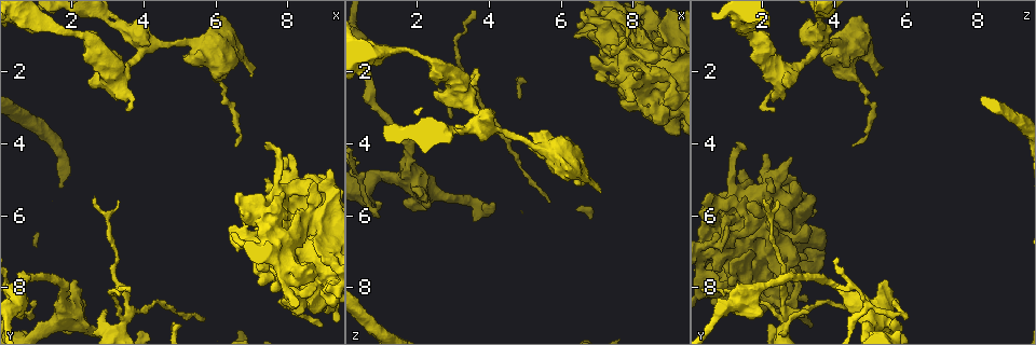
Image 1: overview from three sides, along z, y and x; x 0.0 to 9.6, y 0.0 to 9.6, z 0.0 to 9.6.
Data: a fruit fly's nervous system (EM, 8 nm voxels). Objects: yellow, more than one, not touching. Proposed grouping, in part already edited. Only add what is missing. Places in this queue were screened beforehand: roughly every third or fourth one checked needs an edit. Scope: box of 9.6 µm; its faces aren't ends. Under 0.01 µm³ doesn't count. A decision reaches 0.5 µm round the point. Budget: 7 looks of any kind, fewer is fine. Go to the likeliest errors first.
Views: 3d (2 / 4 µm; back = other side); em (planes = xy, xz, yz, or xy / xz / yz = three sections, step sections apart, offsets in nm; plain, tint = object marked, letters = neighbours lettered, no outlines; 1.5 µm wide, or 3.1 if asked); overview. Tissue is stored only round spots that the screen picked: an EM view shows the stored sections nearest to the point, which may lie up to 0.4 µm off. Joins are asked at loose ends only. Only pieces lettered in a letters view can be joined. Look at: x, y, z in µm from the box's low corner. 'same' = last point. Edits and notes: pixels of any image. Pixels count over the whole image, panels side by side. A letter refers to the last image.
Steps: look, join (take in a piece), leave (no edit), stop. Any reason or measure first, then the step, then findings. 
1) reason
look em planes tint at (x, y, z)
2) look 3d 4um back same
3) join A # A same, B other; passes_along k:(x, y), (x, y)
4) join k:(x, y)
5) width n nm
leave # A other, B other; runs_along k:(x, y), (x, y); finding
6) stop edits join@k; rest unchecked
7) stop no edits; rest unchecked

free end
look em xy step 4 letters at (3.30, 5.60, 2.45)

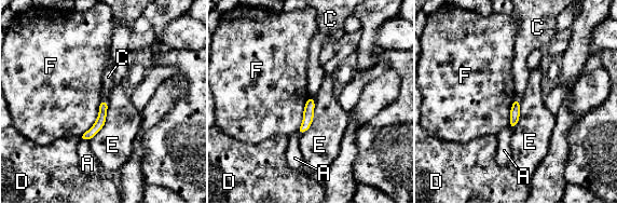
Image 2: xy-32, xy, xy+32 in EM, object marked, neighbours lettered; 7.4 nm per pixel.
another direction
look em planes letters same

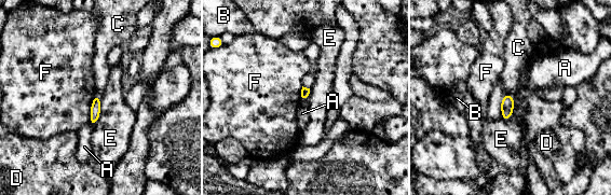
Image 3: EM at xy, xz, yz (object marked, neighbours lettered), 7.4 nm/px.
longest_contact F 220 nm
leave # A other, B other, C other, D other, E other, F other; border 3:(89, 123), (93, 126); no lettered piece goes on from it

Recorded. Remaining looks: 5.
tapers out
look em 3.1um xz step 8 plain at (7.05, 2.15, 5.20)

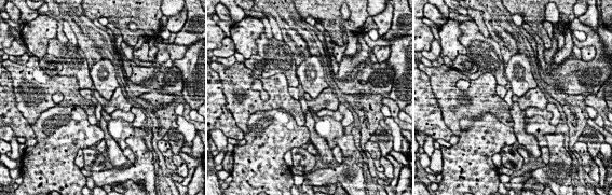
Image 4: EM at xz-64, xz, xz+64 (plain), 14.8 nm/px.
what lies round it
look em 3.1um xz step 8 letters same

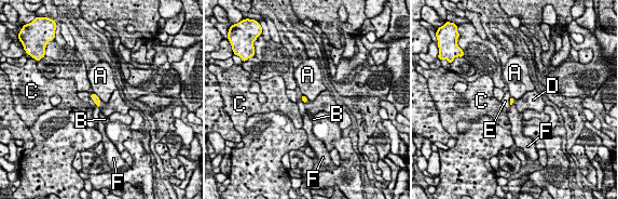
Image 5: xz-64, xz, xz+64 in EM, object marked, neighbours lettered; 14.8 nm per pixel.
join D # A other, B other, C other, D same, E other, F other; passes_along 5:(96, 100), (99, 104), (115, 104); the neuron continues

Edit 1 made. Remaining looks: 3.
an open end
look 3d 4um at (7.40, 5.00, 2.10)

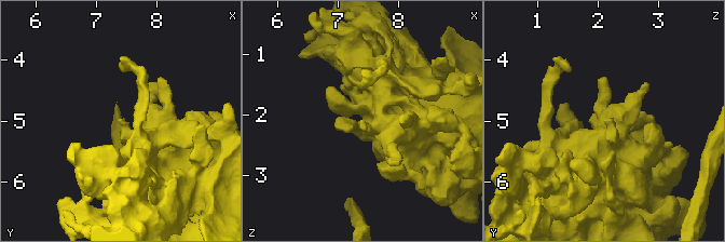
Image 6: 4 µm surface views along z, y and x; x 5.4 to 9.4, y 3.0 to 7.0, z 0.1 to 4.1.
look em xy step 4 tint at (7.35, 4.95, 2.10)

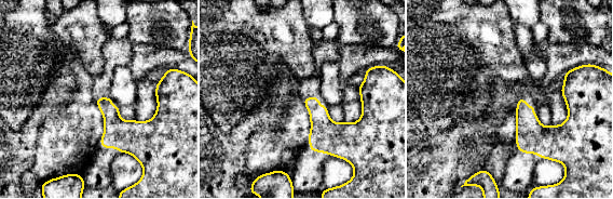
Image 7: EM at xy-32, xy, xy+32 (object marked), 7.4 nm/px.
another direction
look em planes letters same

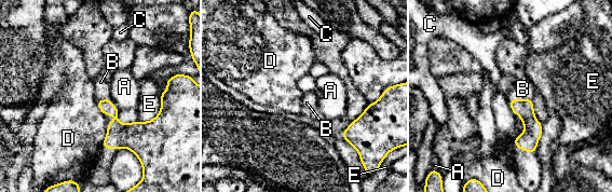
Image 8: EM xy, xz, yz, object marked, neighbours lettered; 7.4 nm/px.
join B # A other, B same, C other, D other, E other; it goes on there

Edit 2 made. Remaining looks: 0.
stop edits join@5, join@8; rest unchecked

